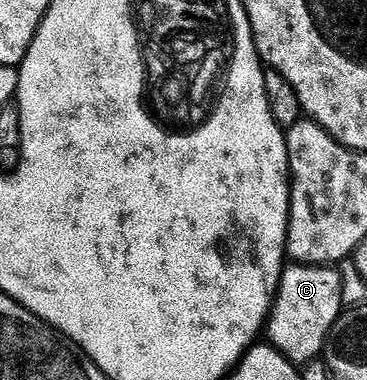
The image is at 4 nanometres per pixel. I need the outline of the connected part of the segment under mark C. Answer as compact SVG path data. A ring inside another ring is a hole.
M289 264L281 272L281 282L277 286L277 296L273 300L273 309L267 319L268 345L275 347L287 360L294 364L312 362L322 357L325 341L333 331L337 318L343 312L341 306L341 274L333 266L304 266Z

